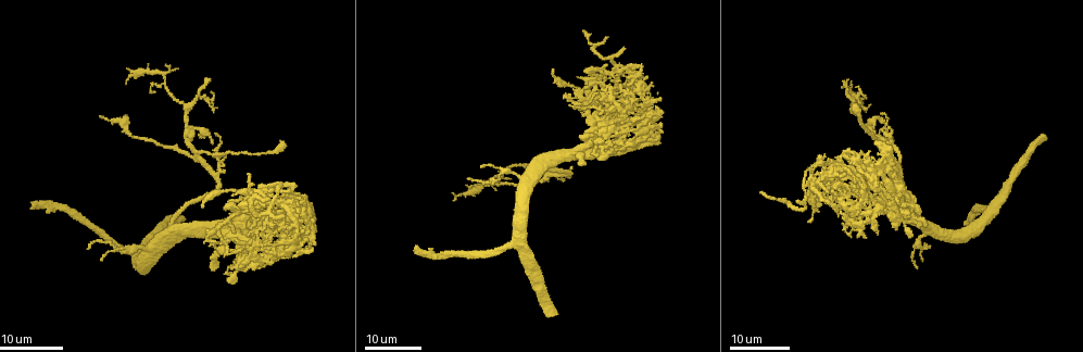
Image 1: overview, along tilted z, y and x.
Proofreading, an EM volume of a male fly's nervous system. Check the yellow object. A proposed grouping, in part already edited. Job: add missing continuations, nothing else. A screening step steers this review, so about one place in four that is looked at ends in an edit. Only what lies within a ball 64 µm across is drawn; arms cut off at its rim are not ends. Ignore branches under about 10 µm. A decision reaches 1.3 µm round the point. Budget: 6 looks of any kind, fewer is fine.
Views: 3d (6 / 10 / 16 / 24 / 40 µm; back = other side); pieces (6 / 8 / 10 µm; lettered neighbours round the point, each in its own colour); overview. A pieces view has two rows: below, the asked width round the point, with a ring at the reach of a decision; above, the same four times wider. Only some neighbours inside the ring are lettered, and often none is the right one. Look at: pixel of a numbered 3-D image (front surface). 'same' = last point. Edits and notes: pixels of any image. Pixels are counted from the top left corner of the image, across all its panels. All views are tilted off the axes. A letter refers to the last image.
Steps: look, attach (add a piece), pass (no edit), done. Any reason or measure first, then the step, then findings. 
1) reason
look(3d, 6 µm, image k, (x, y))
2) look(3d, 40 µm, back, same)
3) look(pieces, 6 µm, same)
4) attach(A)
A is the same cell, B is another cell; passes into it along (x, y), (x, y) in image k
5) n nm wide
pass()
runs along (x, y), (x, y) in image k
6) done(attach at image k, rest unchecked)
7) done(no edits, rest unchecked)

an open end
look(3d, 16 µm, image 1, (633, 137))

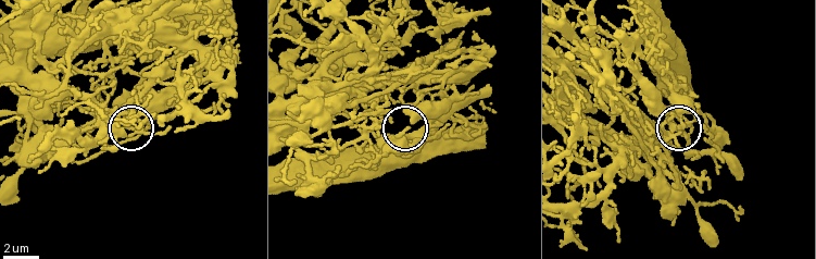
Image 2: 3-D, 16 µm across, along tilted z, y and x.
see the neighbours
look(pieces, 8 µm, image 2, (681, 128))

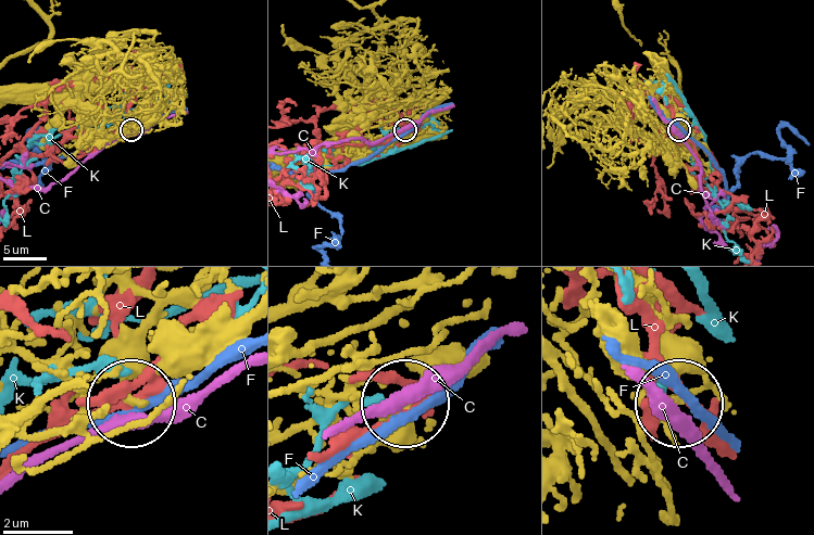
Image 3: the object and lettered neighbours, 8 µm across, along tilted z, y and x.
pass()
C, F, K and L are other cells; none of them fits

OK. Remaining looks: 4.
look(3d, 16 µm, image 1, (252, 226))

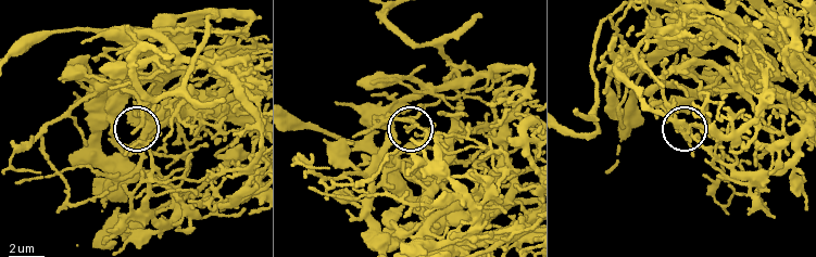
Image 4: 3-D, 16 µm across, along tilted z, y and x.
what lies round it
look(pieces, 10 µm, image 4, (134, 130))

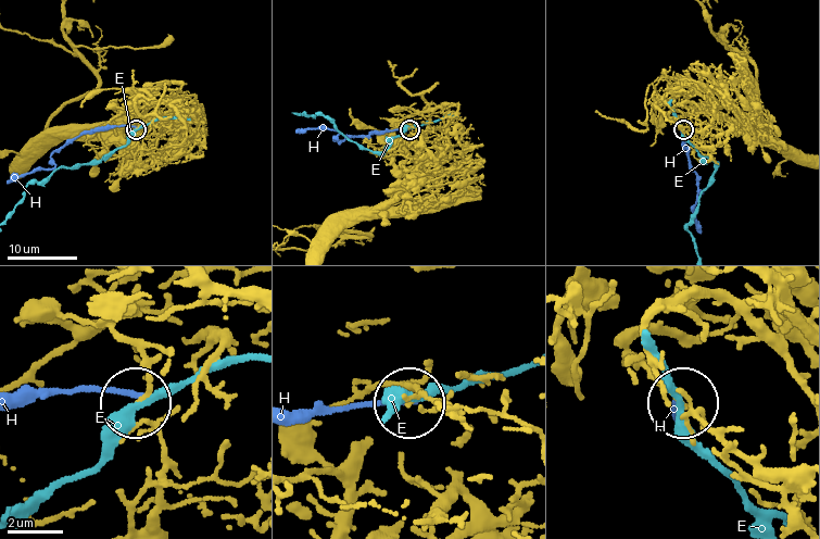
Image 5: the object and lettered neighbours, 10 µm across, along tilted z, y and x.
pass()
E and H are other cells; no lettered piece goes on from it

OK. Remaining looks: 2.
branch stops here
look(3d, 16 µm, image 1, (31, 207))

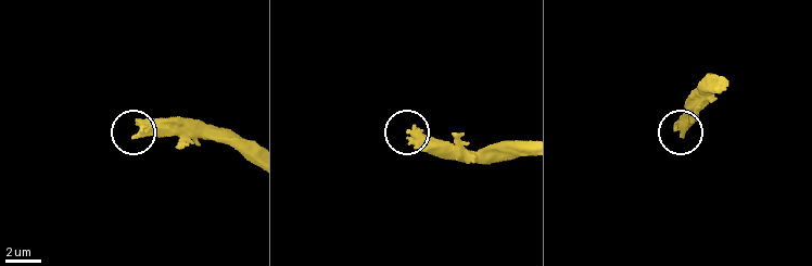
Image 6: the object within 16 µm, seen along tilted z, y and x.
what lies round it
look(pieces, 10 µm, image 6, (412, 134))

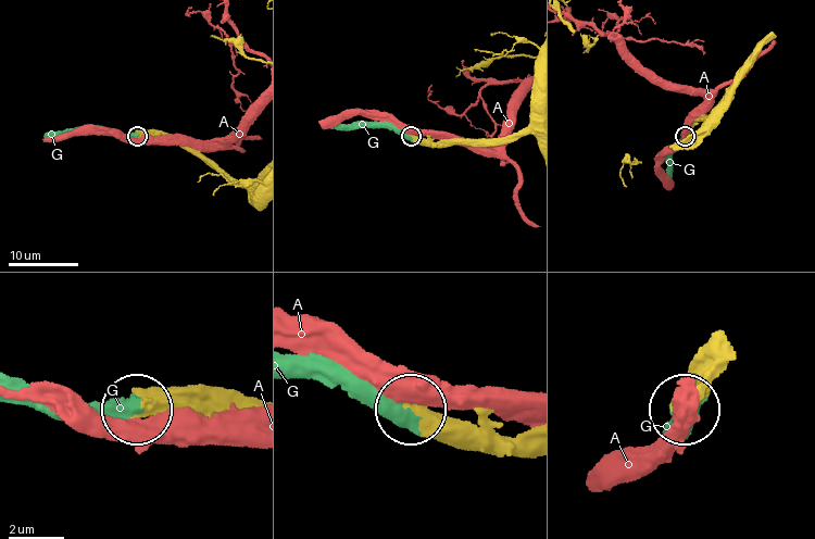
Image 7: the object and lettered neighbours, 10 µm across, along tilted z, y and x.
420 nm wide
attach(G)
G is the same cell, A is another cell; passes into it along (208, 409), (23, 403) in image 7; it goes on there

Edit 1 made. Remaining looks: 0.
done(attach at image 7, rest unchecked)

